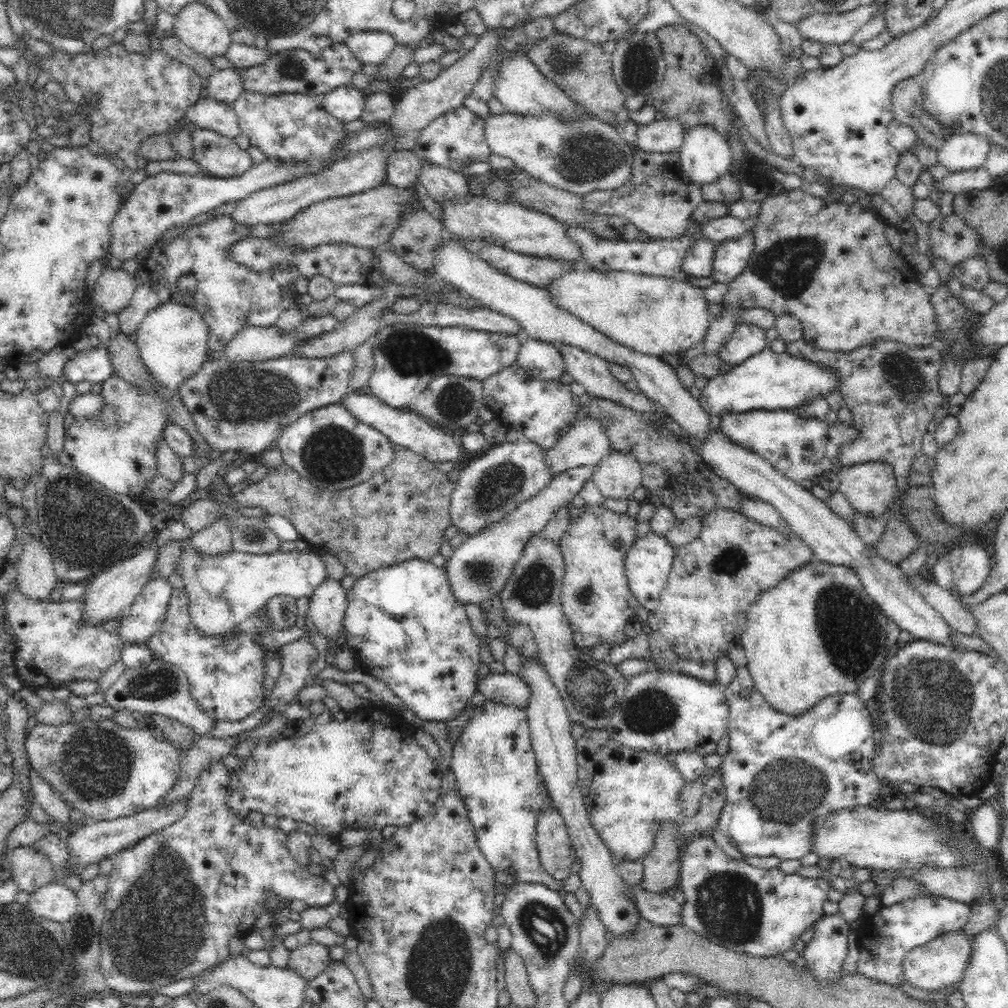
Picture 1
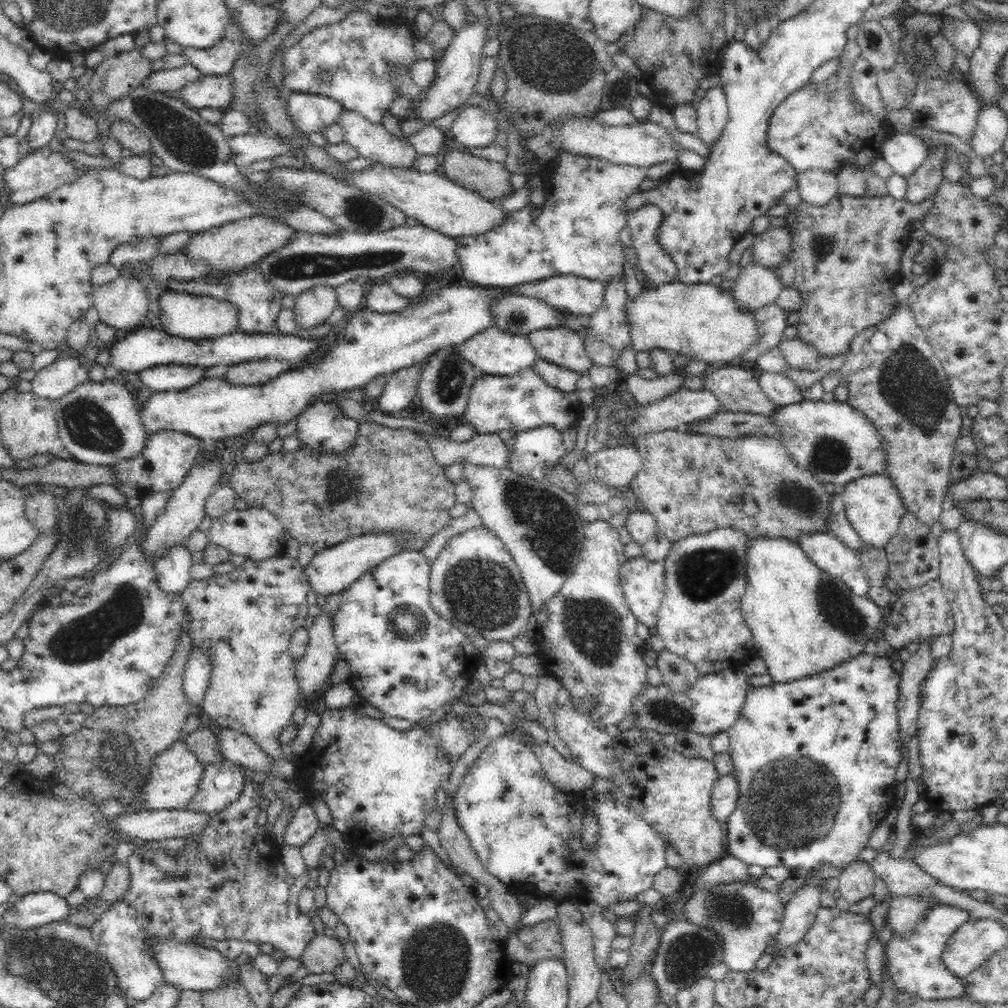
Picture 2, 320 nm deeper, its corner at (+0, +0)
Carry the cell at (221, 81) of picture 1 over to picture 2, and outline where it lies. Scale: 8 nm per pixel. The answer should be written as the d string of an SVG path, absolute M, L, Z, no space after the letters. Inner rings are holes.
M184 64L178 68L151 71L141 84L151 91L177 94L185 84L194 82L202 76L196 67Z

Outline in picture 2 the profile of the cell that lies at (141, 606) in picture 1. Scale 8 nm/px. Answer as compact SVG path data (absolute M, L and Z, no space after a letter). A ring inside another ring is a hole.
M184 541L174 544L164 556L155 561L154 570L158 584L166 592L180 593L190 582L190 569L194 562L192 552Z

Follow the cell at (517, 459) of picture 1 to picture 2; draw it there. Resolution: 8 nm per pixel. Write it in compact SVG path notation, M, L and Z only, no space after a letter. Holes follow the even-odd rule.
M551 424L542 425L538 428L531 428L516 433L516 443L511 449L510 470L516 474L529 476L534 480L544 481L546 472L559 464L567 454L564 447L563 431Z

